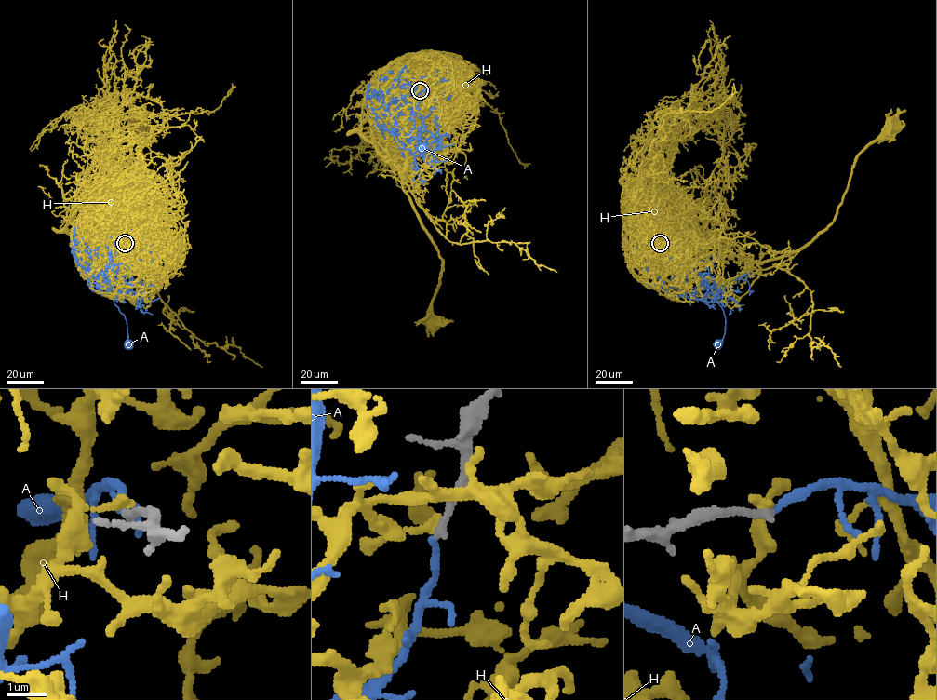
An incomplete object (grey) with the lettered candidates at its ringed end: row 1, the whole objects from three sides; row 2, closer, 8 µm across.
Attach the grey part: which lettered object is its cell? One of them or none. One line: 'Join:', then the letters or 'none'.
Join: A

